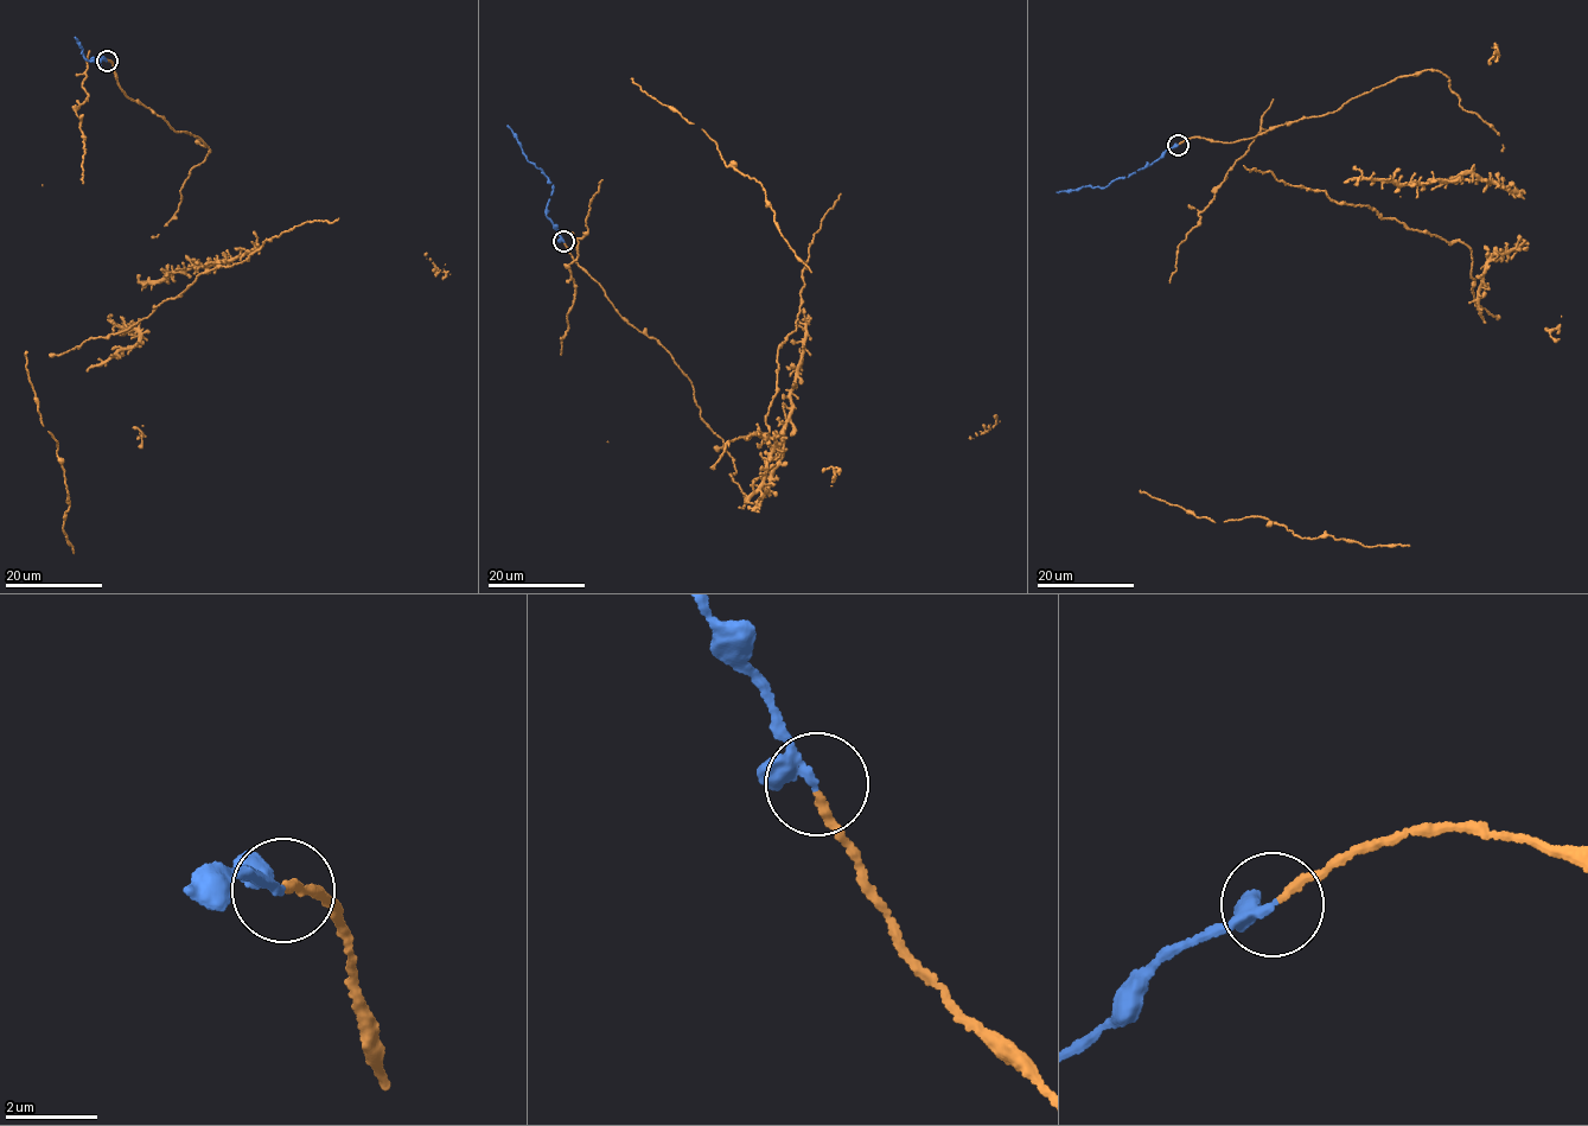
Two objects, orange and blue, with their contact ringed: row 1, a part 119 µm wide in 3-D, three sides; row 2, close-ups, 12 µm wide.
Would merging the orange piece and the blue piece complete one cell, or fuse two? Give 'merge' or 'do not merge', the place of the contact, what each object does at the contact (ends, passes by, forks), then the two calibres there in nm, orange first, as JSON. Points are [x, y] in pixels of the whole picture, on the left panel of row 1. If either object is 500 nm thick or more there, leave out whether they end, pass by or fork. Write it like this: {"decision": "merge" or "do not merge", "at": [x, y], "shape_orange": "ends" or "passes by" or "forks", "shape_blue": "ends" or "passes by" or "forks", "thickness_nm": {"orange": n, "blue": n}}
{"decision": "merge", "at": [107, 61], "shape_orange": "ends", "shape_blue": "passes by", "thickness_nm": {"orange": 180, "blue": 240}}

